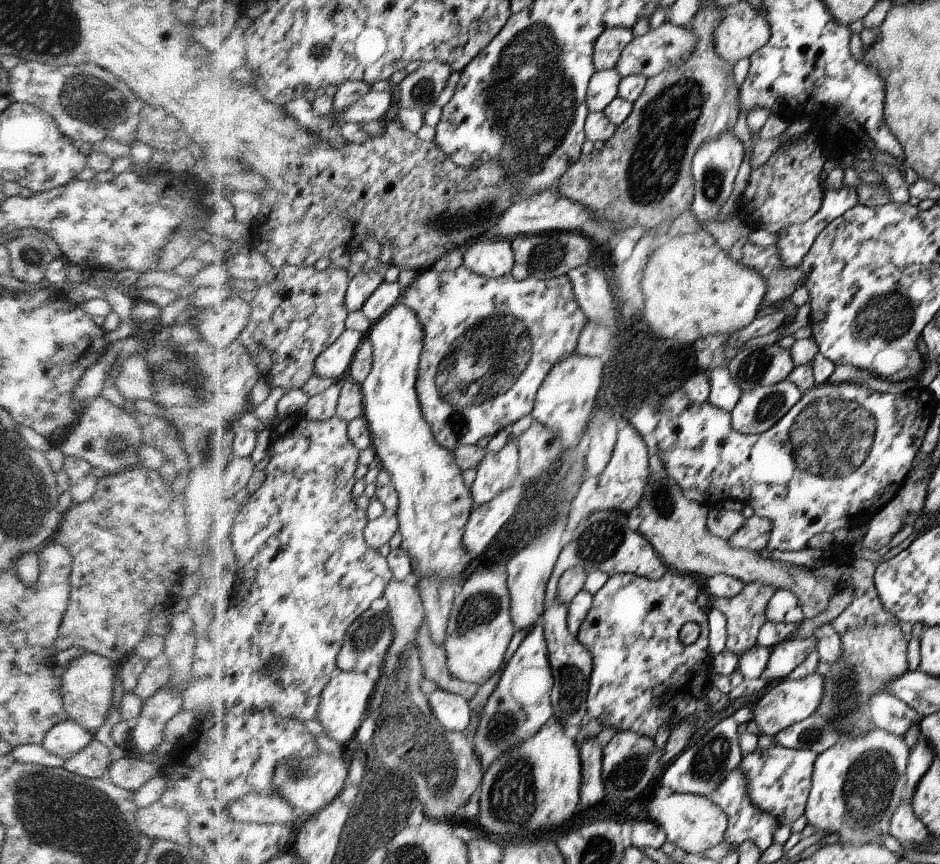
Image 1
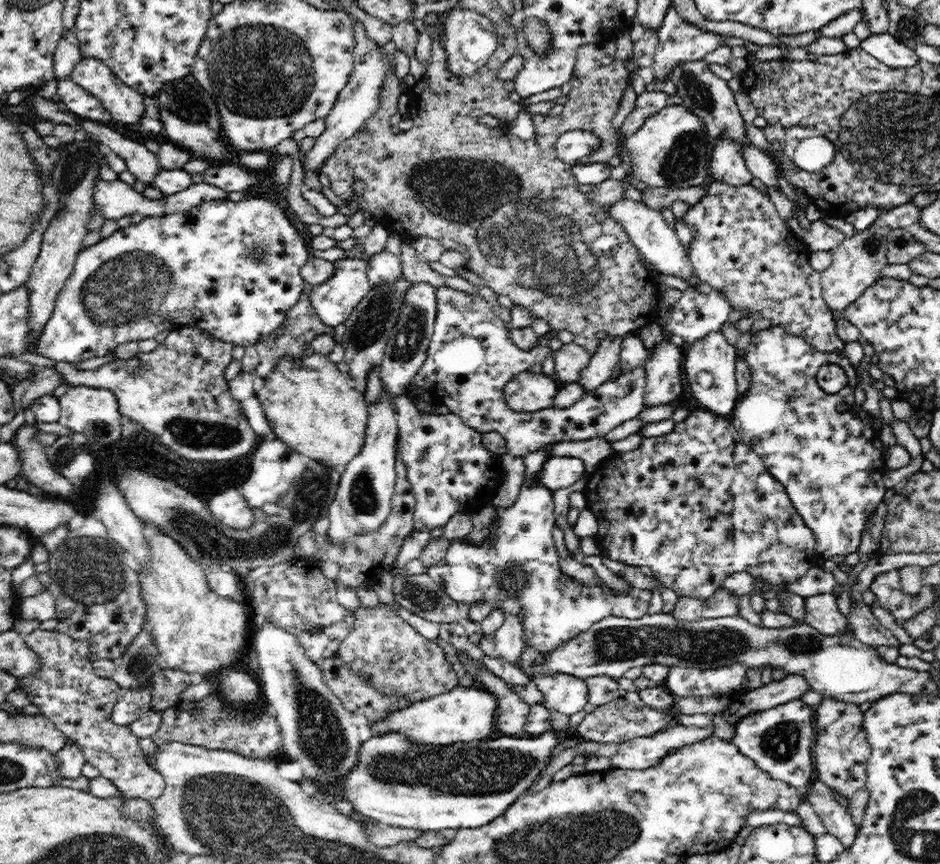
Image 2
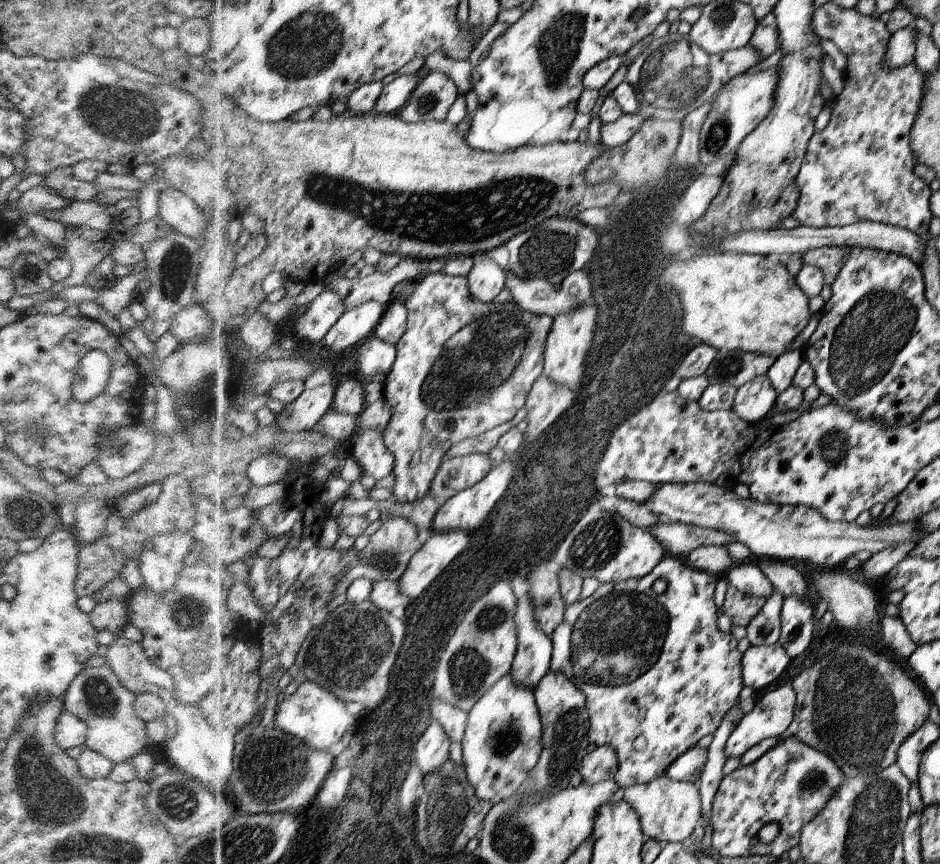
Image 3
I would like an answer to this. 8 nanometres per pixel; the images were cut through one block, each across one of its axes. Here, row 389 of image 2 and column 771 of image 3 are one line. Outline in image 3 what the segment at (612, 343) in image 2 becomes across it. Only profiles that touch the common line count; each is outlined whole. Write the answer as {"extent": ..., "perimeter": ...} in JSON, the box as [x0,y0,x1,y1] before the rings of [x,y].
{"extent":[725,561,775,599],"perimeter":[[[748,561],[745,564],[740,562],[730,572],[725,573],[725,578],[730,585],[746,596],[762,596],[766,599],[775,590],[758,565],[750,564]]]}

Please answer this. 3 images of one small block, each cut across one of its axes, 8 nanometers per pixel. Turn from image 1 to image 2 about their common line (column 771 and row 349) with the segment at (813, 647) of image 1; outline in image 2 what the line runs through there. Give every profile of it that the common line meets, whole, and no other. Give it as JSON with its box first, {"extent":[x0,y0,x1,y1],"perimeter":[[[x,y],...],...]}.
{"extent":[644,341,684,406],"perimeter":[[[664,341],[650,356],[644,355],[647,378],[644,406],[664,406],[674,402],[684,390],[682,356],[684,348]]]}

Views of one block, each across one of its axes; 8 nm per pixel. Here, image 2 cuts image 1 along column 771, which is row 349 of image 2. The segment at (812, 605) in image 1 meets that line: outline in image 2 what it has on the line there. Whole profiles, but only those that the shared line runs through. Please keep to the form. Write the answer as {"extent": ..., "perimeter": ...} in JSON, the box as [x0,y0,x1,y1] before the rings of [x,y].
{"extent":[553,343,591,383],"perimeter":[[[575,343],[564,344],[560,350],[553,352],[555,373],[558,380],[574,383],[581,377],[581,372],[589,363],[591,354]]]}

